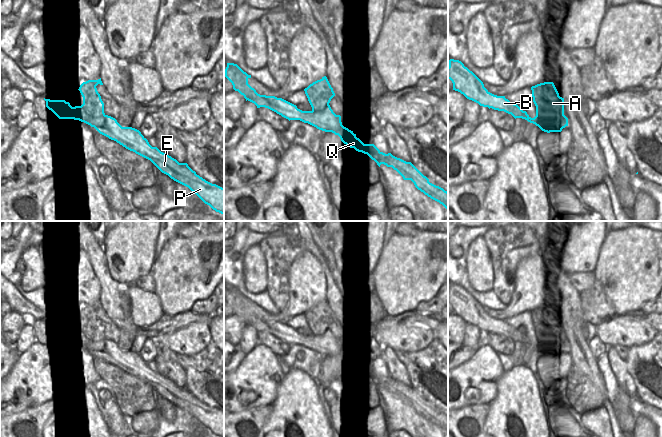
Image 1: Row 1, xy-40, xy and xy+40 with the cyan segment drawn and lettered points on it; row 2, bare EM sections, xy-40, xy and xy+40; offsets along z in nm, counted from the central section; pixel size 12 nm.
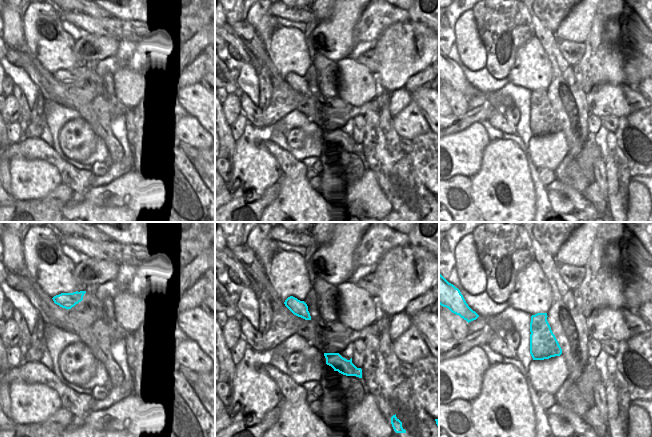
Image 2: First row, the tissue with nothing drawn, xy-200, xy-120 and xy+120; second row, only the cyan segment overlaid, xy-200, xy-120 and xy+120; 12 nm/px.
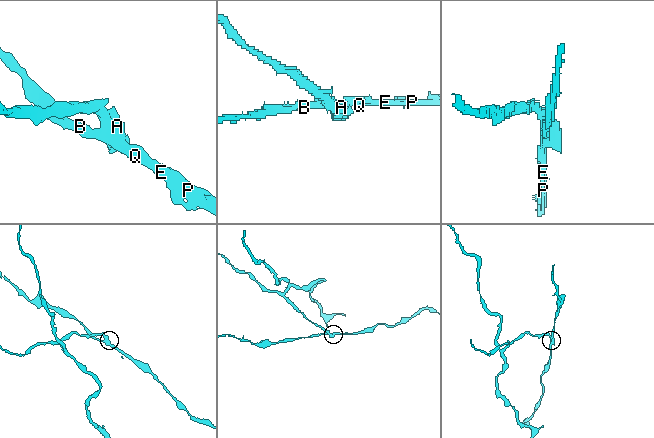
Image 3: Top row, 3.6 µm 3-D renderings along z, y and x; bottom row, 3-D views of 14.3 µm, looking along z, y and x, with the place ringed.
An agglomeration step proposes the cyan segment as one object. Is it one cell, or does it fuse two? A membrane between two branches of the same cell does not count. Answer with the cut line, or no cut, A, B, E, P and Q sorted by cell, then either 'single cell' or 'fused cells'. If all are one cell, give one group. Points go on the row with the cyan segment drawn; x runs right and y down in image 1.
cut in xy+40 along (536, 110), (542, 114), (553, 114), (552, 124), (555, 127); A / B E P Q; fused cells

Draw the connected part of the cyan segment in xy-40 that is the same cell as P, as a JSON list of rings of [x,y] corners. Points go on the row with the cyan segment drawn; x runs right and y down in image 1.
[[[44,100],[46,107],[59,119],[79,120],[94,127],[100,134],[150,160],[162,173],[188,187],[205,204],[224,215],[224,188],[197,175],[187,163],[179,163],[157,147],[152,147],[139,130],[122,127],[115,118],[108,115],[96,118],[92,114],[81,114],[65,100]]]

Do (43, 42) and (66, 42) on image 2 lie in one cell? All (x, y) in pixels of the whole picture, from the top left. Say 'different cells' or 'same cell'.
same cell

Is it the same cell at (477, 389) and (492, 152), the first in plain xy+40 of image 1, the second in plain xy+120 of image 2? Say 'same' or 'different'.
different

